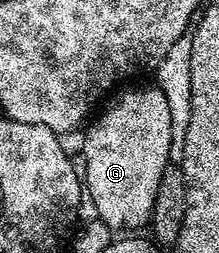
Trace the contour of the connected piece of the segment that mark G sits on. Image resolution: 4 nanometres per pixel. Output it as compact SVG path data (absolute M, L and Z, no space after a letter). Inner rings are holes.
M134 87L131 91L121 91L113 96L115 99L102 112L99 110L93 116L94 124L86 131L86 140L82 143L82 151L86 154L84 191L95 201L97 218L107 223L111 232L134 233L137 227L145 228L151 222L161 175L171 162L170 117L168 105L158 89L149 91L146 87Z

